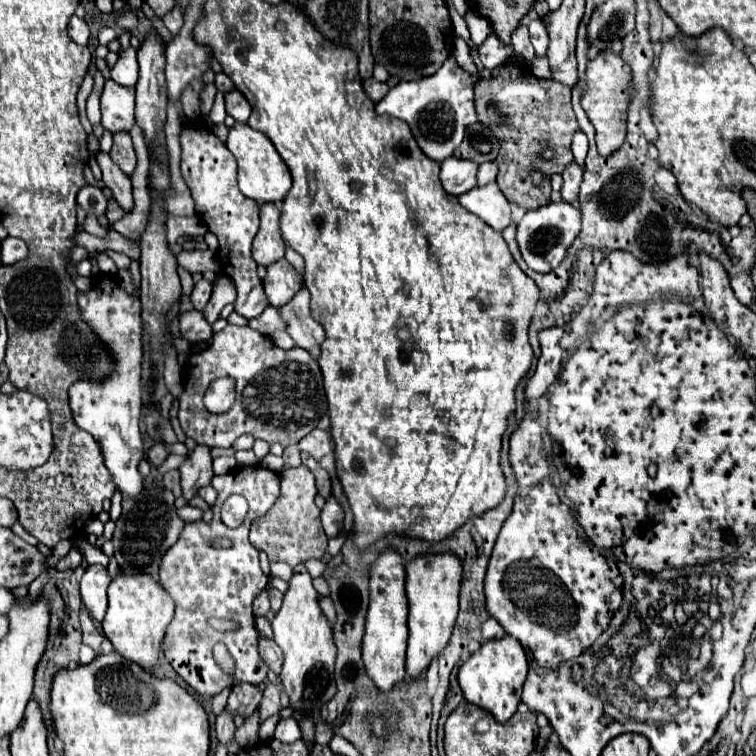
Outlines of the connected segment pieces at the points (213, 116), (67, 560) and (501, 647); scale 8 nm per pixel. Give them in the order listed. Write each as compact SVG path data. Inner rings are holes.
M217 92L209 119L213 124L223 123L227 116L224 94Z
M74 547L69 551L69 553L59 561L56 565L56 569L59 571L64 571L67 569L77 568L82 561L82 555L78 552L77 548Z
M501 637L497 641L483 643L459 669L459 685L469 703L487 709L497 721L509 721L521 701L521 687L527 675L527 655L515 637Z

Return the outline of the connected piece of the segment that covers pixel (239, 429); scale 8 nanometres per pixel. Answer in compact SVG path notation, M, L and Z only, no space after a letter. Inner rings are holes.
M227 325L217 335L213 335L211 345L201 351L193 353L185 365L185 391L179 397L179 423L187 437L195 439L199 445L207 447L223 447L229 449L233 441L245 433L253 435L255 439L263 439L267 443L281 443L283 447L297 445L307 433L311 433L319 419L327 413L327 397L323 389L323 377L317 361L305 349L279 349L269 337L253 331L249 325L237 327ZM217 377L235 377L237 379L237 399L229 413L213 415L203 405L203 393L207 391L209 383Z

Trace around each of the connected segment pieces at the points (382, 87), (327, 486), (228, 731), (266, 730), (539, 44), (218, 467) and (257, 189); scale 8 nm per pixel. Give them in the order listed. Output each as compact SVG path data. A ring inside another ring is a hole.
M371 77L371 79L365 79L365 81L363 81L363 87L365 87L367 95L369 95L375 103L381 101L381 99L387 95L387 91L389 91L389 85L387 85L387 83L375 81L373 77Z
M301 453L301 461L303 461L303 465L307 465L309 471L315 475L317 491L327 499L327 497L331 495L331 477L329 477L329 473L327 473L313 457L309 457L309 453Z
M223 711L219 717L217 717L217 737L223 745L227 745L229 753L239 753L241 747L237 747L235 739L233 739L233 733L235 733L235 723L233 723L233 715Z
M273 715L273 717L265 719L265 721L261 723L259 737L261 737L261 739L271 739L271 737L273 737L273 733L275 733L275 727L277 727L277 723L279 723L279 715Z
M541 19L529 21L529 33L531 33L531 43L535 47L535 53L545 55L545 51L549 47L549 33L547 33L543 21Z
M219 457L213 460L213 472L215 475L229 473L236 467L236 459L234 457Z
M235 123L229 129L229 139L227 139L227 149L233 153L239 165L239 189L245 197L257 201L259 205L263 203L279 203L291 189L291 173L283 159L279 157L277 149L273 147L271 139L265 137L261 131L251 129L247 123Z

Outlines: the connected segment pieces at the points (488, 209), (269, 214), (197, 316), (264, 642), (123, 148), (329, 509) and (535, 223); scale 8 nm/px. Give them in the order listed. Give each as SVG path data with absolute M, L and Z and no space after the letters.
M495 181L475 187L459 197L459 203L473 215L481 217L495 231L503 231L511 223L511 207Z
M263 205L261 207L261 227L253 239L253 259L259 265L271 265L285 255L285 241L279 229L279 207Z
M187 311L179 315L179 335L189 343L199 343L211 339L211 325L205 321L201 311Z
M259 637L259 653L261 653L263 661L269 665L269 669L279 677L281 665L283 665L283 653L281 653L281 649L271 639Z
M115 133L113 135L111 157L113 157L113 163L119 169L123 169L123 173L127 173L131 177L131 173L135 171L135 151L131 145L131 137L127 133Z
M333 495L325 501L325 507L321 511L321 521L323 521L323 529L329 537L335 537L341 531L343 507L337 503L337 499Z
M549 201L541 209L525 213L525 217L517 225L517 243L519 243L519 249L521 249L525 263L533 271L549 273L551 269L555 269L563 261L567 249L571 247L571 243L579 231L581 231L579 207L573 207L567 201L557 201L557 203Z

